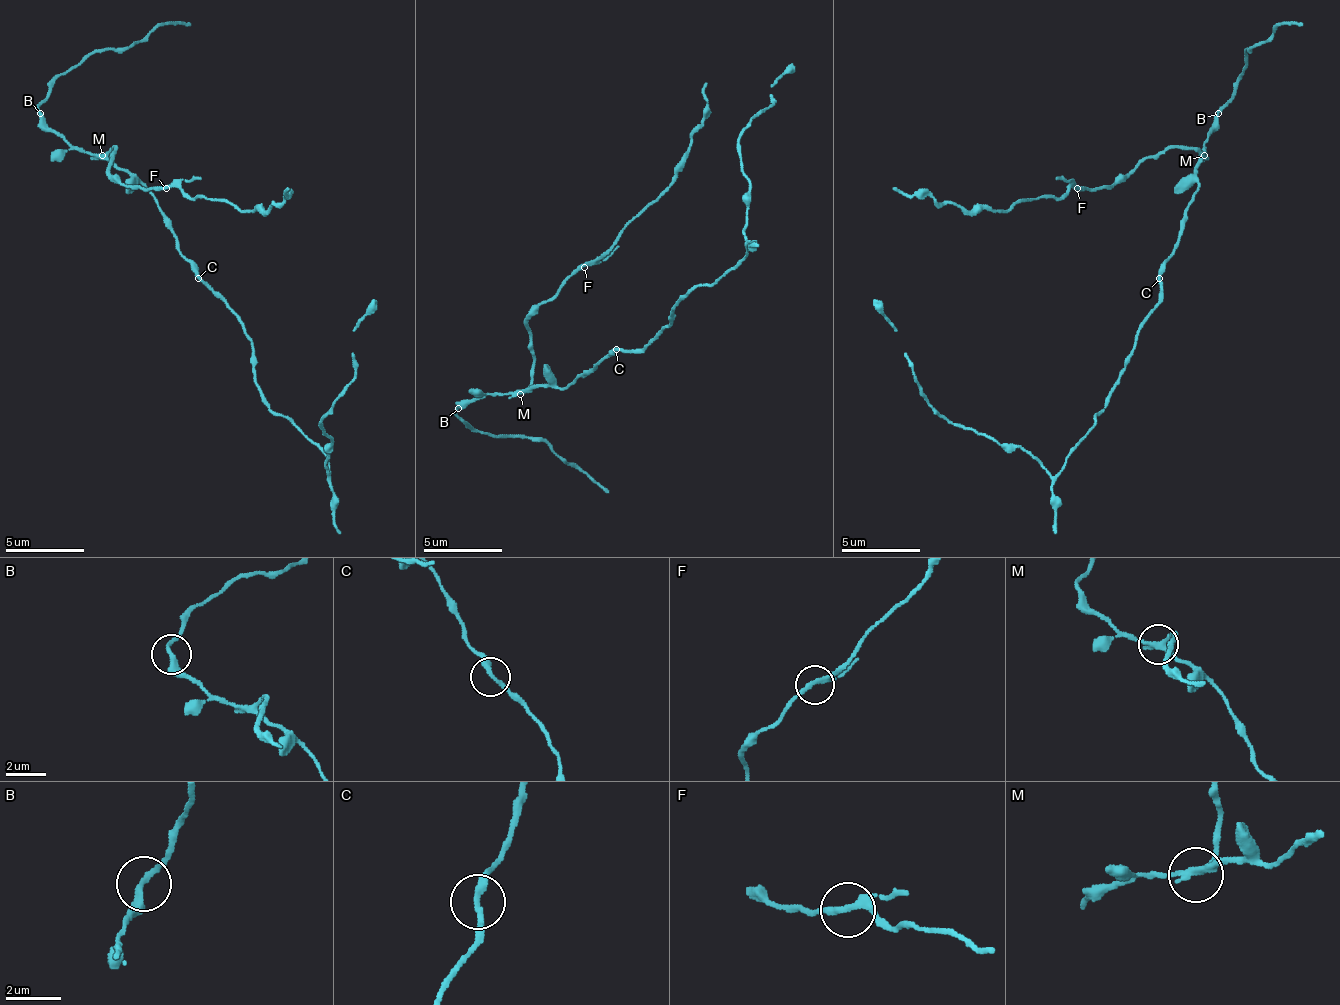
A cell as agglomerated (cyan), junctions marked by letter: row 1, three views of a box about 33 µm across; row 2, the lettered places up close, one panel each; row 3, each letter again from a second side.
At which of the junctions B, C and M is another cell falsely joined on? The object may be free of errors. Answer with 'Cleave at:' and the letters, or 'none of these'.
Cleave at: M

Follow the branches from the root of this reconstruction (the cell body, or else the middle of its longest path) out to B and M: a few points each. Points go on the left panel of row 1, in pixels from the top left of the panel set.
B: (198, 275), (198, 267), (178, 247), (178, 235), (158, 204), (127, 172), (72, 149), (40, 113)
M: (198, 275), (198, 267), (178, 247), (178, 235), (158, 204), (127, 172), (115, 168), (103, 156)

